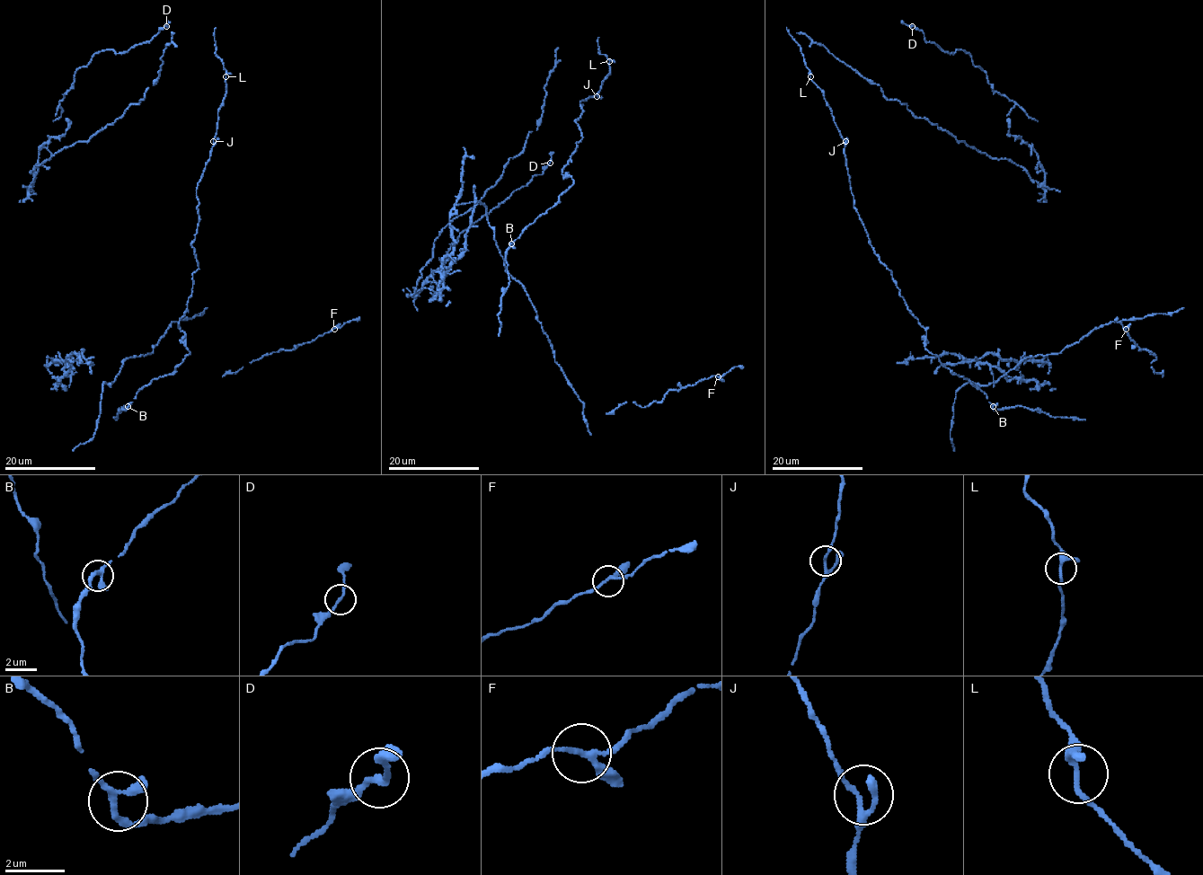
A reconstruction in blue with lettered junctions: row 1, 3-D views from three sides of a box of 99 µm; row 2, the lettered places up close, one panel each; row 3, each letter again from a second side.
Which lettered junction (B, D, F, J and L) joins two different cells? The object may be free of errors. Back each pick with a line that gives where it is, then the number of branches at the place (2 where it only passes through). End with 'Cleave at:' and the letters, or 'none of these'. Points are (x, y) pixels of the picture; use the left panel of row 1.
Cleave at: none of these

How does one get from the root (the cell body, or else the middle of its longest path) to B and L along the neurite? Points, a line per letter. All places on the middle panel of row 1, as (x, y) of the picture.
B: (597, 95), (579, 101), (582, 113), (575, 121), (582, 138), (561, 173), (571, 178), (573, 185), (511, 243)
L: (597, 95), (601, 83), (609, 74), (609, 61)

